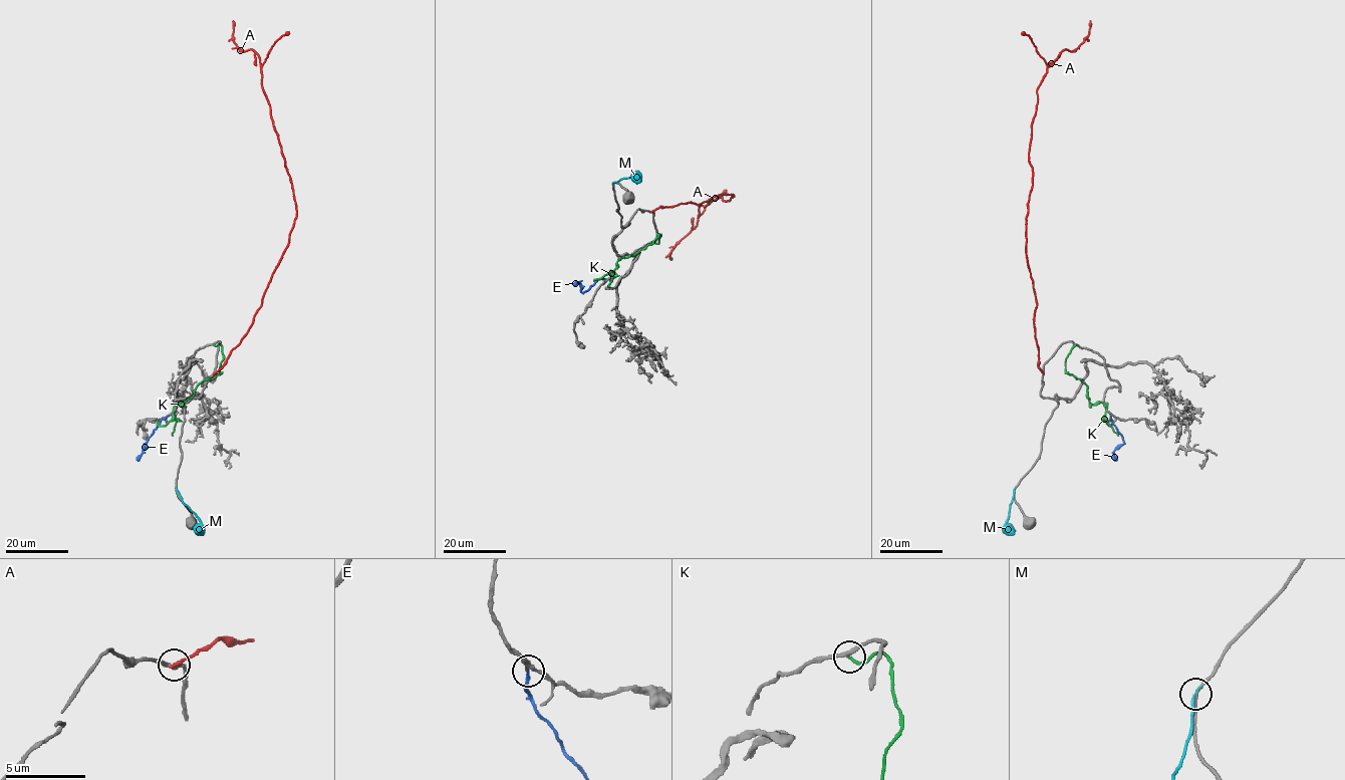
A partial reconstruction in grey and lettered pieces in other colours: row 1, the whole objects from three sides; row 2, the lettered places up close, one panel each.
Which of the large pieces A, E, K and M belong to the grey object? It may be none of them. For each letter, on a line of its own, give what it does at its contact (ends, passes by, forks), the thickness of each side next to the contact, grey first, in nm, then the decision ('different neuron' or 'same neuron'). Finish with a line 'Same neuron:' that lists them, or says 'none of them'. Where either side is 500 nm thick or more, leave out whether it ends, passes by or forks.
A: it ends; calibres 240 and 280 nm; different neuron
E: it ends; calibres 140 and 180 nm; same neuron
K: it ends; calibres 220 and 160 nm; different neuron
M: it ends; calibres 200 and 160 nm; different neuron
Same neuron: E

